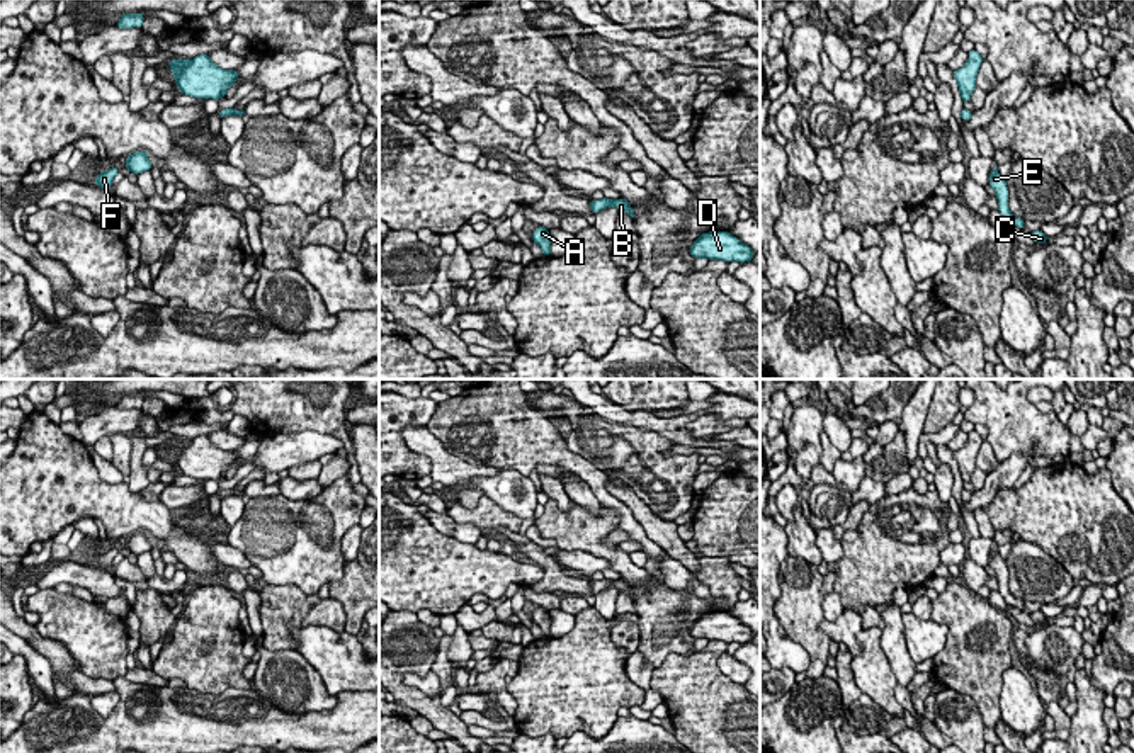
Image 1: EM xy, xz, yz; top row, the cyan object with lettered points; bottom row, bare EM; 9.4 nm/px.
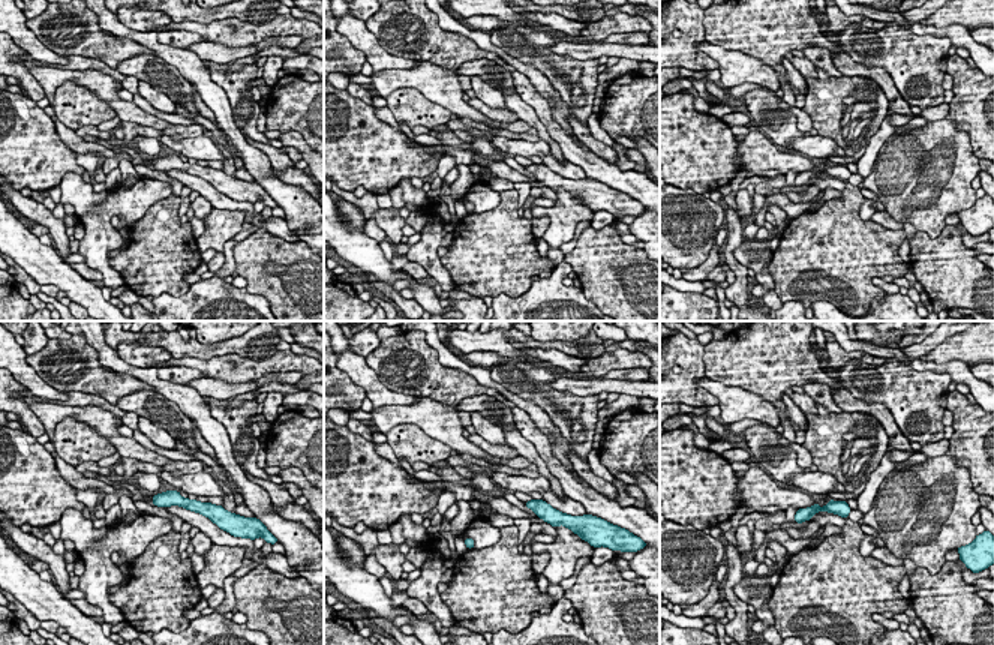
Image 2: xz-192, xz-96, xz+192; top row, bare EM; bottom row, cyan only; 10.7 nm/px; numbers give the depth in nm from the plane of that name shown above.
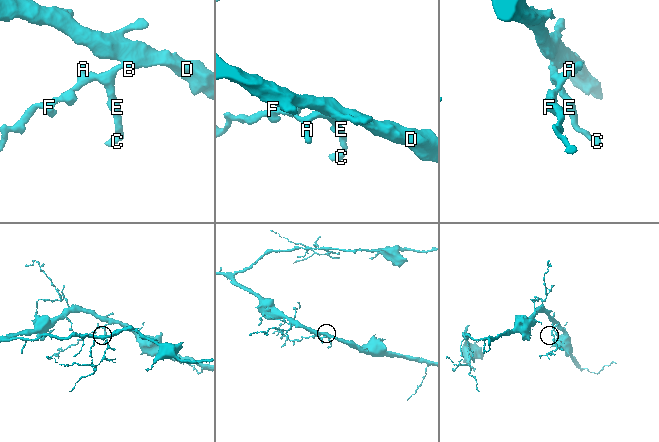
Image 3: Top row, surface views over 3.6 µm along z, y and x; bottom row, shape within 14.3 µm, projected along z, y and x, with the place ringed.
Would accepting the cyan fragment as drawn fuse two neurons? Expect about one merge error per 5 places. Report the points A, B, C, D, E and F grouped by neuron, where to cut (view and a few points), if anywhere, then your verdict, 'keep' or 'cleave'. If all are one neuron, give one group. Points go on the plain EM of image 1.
A B C D E F; no cut; keep

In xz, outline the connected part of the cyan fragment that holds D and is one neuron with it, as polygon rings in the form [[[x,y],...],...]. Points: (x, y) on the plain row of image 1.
[[[728,612],[702,614],[690,627],[695,639],[724,641],[724,643],[751,643],[753,631]]]

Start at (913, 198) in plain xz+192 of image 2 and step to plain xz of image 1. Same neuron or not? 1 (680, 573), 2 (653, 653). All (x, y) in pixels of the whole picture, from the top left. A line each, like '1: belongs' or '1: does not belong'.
1: does not belong
2: belongs

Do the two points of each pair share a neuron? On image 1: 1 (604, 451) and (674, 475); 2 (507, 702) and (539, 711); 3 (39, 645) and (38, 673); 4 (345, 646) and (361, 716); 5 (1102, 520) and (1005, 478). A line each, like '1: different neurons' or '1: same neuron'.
1: same neuron
2: different neurons
3: different neurons
4: different neurons
5: different neurons

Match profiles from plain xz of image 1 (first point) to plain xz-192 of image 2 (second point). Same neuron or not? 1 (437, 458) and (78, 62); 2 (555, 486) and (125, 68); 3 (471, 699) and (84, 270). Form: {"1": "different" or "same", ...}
{"1": "different", "2": "different", "3": "same"}

